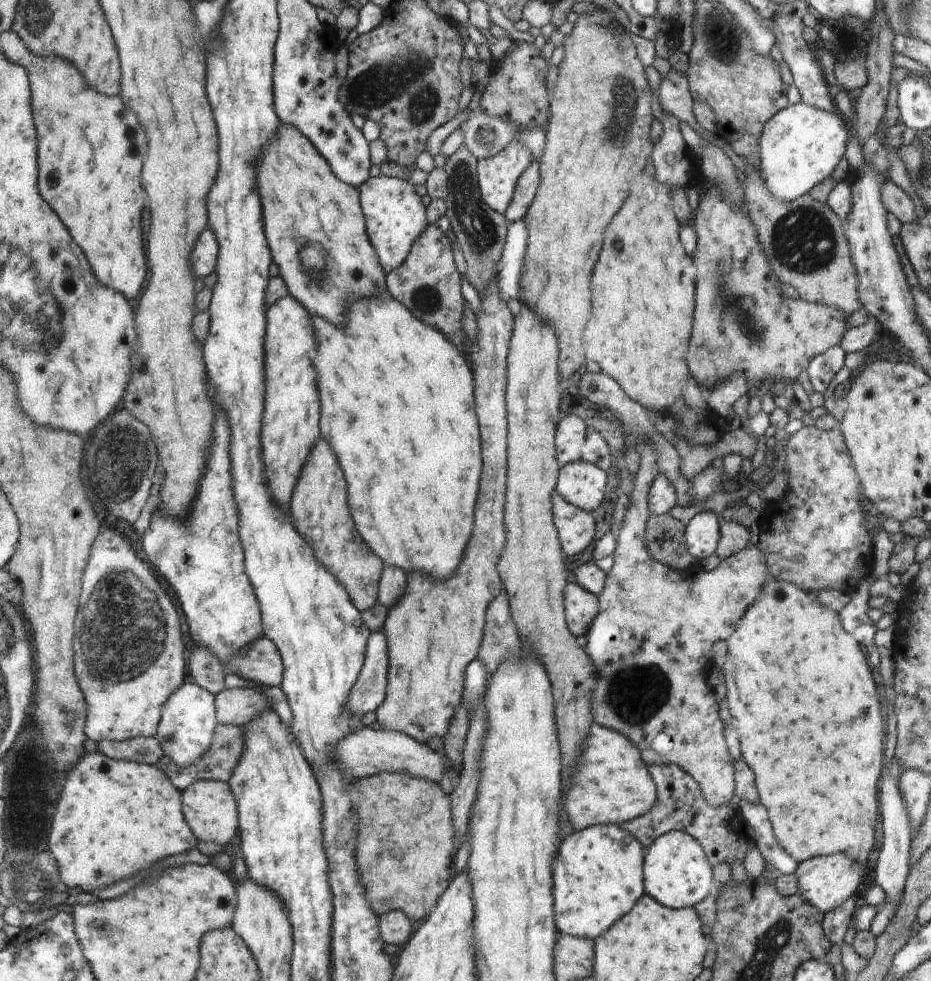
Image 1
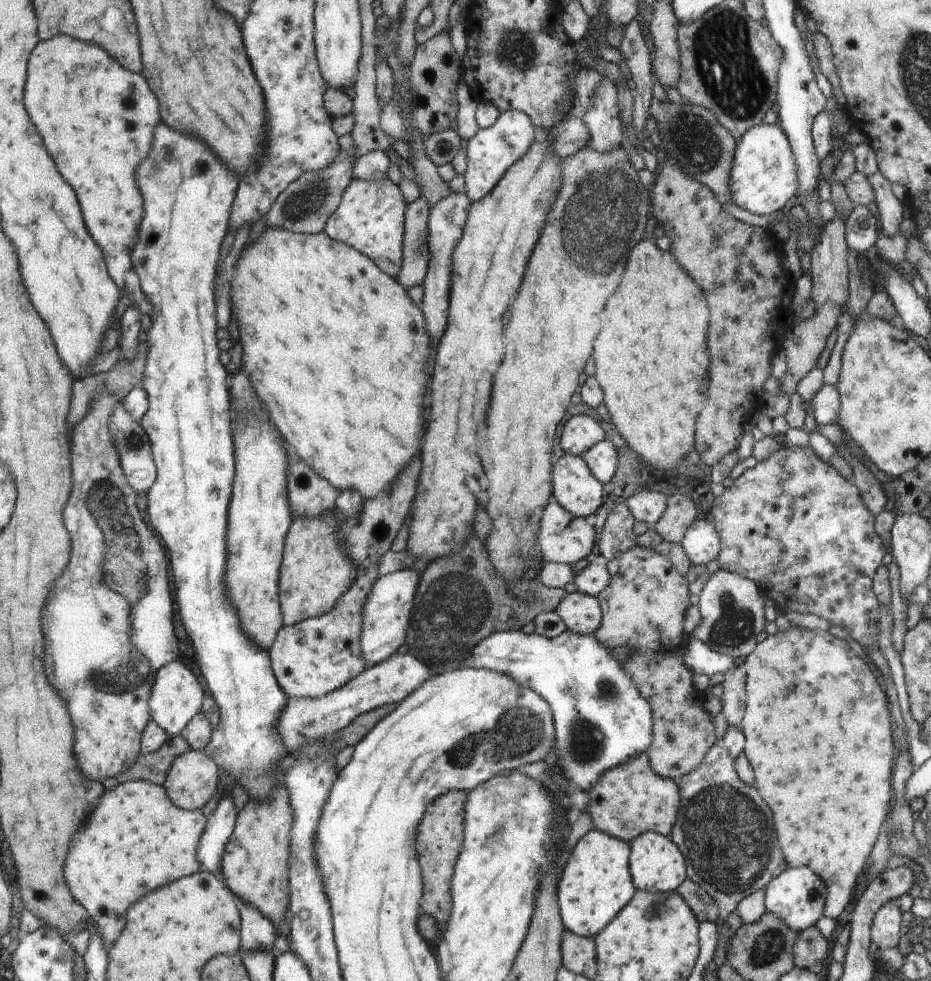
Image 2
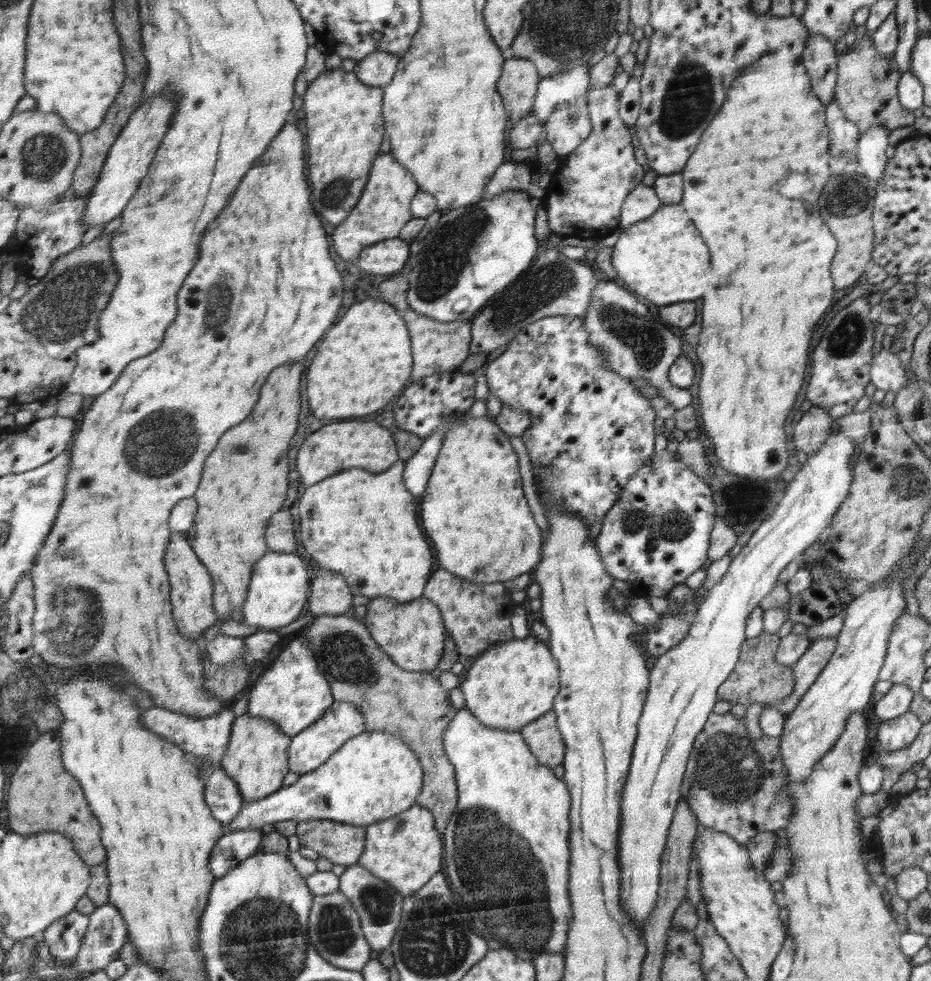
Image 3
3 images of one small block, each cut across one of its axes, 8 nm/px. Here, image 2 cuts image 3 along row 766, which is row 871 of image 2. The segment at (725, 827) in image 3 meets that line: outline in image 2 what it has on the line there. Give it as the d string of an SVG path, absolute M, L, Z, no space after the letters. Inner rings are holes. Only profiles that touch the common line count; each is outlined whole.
M715 744L708 752L708 760L698 768L678 780L682 793L682 806L679 808L674 830L670 837L682 850L687 861L687 879L698 883L716 903L718 909L717 926L726 920L736 904L753 892L764 889L771 880L782 874L788 864L780 850L772 812L755 785L742 782L734 766L734 758L723 744Z

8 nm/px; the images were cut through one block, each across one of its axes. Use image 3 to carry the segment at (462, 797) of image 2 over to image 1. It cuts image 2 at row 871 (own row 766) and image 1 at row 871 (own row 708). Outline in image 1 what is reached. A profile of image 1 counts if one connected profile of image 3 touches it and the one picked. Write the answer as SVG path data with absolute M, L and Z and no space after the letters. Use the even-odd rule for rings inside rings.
M381 772L378 775L372 775L366 778L361 778L359 780L356 780L356 784L359 786L358 792L358 798L355 800L357 803L355 804L354 812L356 812L356 815L359 816L359 824L360 824L360 864L358 864L357 860L357 867L359 868L360 876L361 876L361 883L364 884L366 888L366 895L367 899L369 900L369 903L372 904L372 908L374 908L374 911L379 916L383 916L387 912L390 911L396 911L400 910L410 918L411 921L416 920L422 920L422 918L427 918L428 915L431 915L432 912L435 911L436 903L438 902L438 898L440 898L440 895L446 890L446 887L448 884L450 884L450 880L454 878L454 854L456 854L456 850L454 850L454 836L457 836L456 828L454 827L453 820L452 820L452 804L451 804L451 795L444 793L442 789L440 788L439 783L435 783L432 781L427 781L426 779L417 779L416 777L410 776L406 773L387 773L387 772Z

